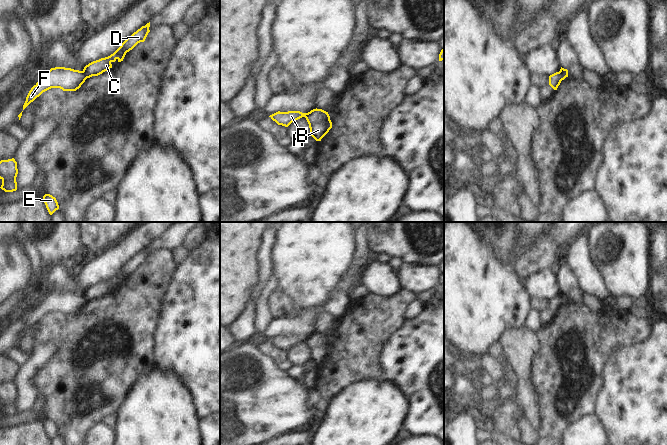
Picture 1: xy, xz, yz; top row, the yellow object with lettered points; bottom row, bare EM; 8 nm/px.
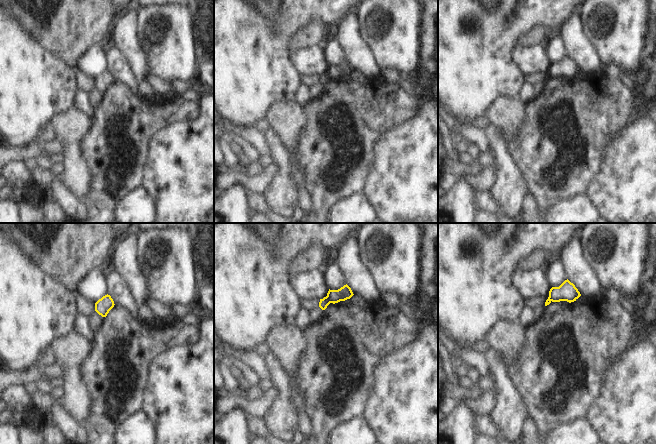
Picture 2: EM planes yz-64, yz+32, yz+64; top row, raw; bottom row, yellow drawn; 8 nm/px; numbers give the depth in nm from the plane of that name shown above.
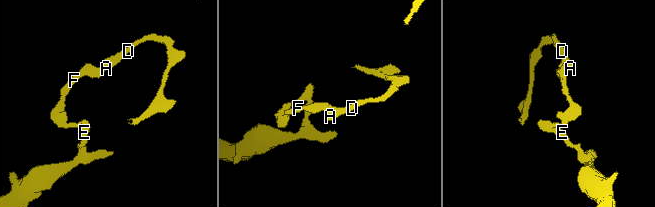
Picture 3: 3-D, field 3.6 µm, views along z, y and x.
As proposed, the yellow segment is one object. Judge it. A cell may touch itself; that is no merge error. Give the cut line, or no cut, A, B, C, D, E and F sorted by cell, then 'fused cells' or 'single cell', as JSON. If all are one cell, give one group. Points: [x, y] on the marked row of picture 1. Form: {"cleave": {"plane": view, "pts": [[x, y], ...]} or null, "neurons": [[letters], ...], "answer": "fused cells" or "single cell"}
{"cleave": {"plane": "xy", "pts": [[82, 71], [87, 77]]}, "neurons": [["A", "C", "D"], ["B", "E", "F"]], "answer": "fused cells"}

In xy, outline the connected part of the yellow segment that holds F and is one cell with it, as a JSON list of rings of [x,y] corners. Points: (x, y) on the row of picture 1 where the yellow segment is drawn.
[[[65,67],[51,68],[31,88],[23,105],[23,110],[43,92],[51,88],[60,88],[63,91],[76,91],[81,87],[86,79],[87,77],[83,71]]]

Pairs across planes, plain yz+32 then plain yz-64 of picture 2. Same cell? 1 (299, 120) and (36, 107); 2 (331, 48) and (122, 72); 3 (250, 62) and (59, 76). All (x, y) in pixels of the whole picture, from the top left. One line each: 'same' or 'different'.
1: different
2: same
3: same

